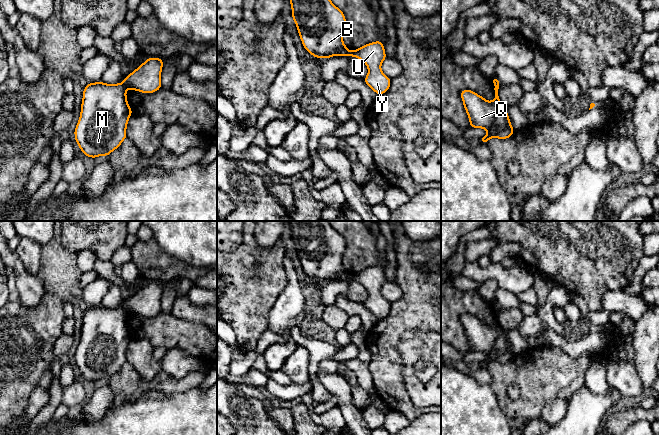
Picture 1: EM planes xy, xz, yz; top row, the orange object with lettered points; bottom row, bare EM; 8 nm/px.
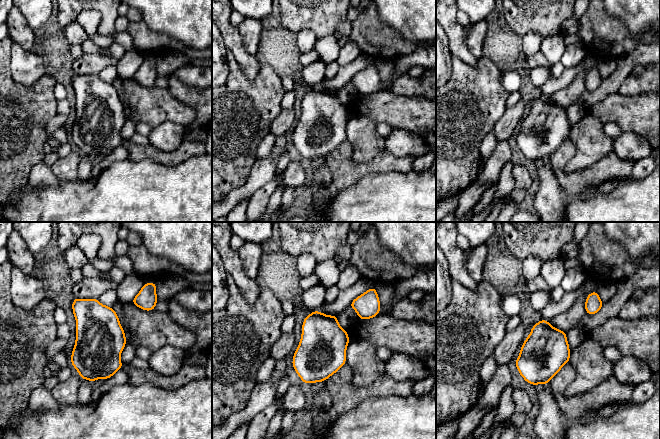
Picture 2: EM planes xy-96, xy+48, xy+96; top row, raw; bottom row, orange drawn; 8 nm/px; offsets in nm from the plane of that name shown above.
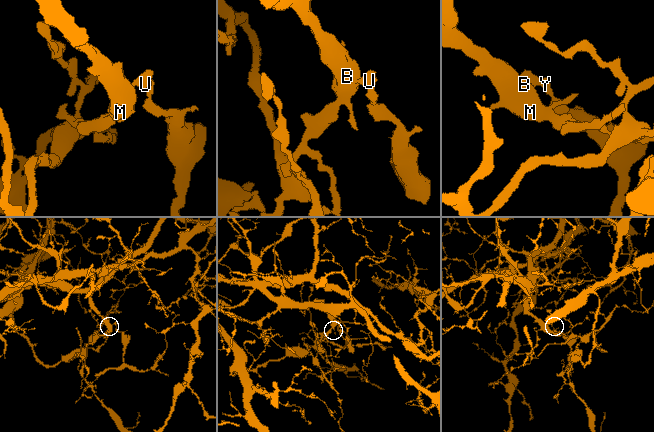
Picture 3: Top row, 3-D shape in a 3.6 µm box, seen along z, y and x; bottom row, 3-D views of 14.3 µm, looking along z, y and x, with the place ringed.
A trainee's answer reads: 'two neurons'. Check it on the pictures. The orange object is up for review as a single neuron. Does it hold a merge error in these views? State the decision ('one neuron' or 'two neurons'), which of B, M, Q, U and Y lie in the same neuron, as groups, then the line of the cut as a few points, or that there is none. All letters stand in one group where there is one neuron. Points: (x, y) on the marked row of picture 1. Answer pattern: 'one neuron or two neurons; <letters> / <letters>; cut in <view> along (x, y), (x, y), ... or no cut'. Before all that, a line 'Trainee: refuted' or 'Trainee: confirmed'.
Trainee: confirmed
two neurons; B M Q / U Y; cut in xz along (349, 50), (347, 55)

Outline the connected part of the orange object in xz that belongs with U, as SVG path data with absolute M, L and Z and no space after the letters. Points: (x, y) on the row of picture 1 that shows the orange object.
M380 40L366 44L357 50L350 51L348 56L359 58L368 68L364 82L379 96L390 88L391 79L381 71L381 64L387 58L385 48Z

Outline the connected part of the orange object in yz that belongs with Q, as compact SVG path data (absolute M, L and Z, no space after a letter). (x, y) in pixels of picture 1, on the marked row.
M495 86L495 98L491 102L468 89L460 92L470 128L483 128L489 132L480 139L483 144L487 144L490 138L508 139L515 133L507 108L499 99L498 89Z

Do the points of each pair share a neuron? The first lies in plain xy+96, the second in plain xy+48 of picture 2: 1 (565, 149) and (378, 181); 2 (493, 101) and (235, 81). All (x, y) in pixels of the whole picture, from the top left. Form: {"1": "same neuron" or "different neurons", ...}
{"1": "different neurons", "2": "same neuron"}

